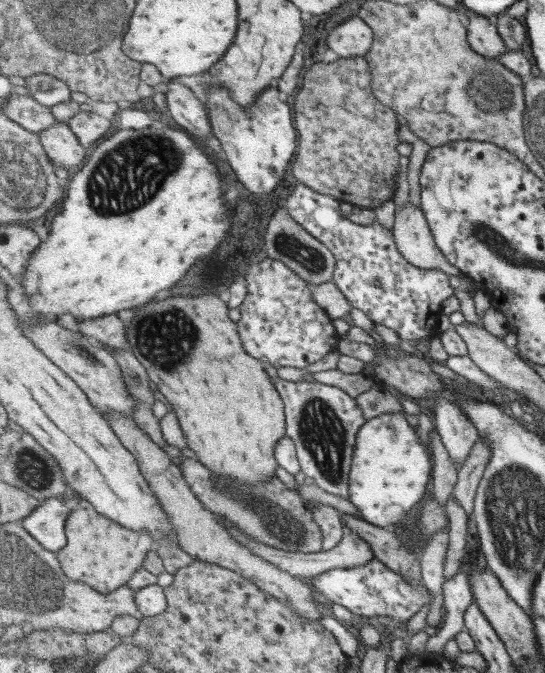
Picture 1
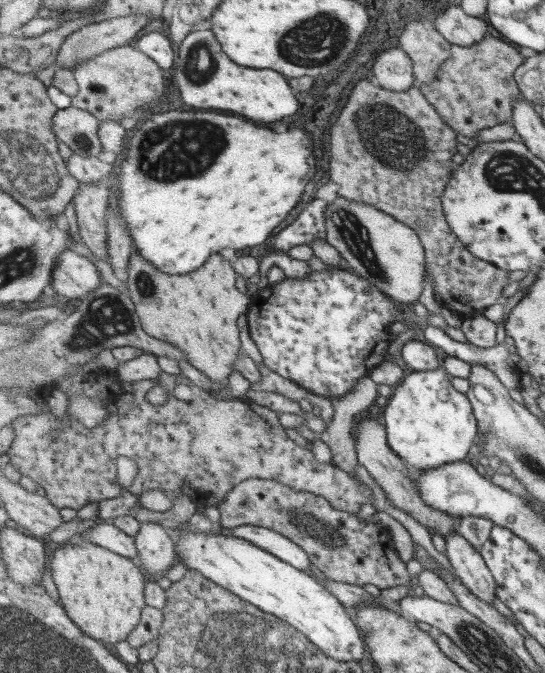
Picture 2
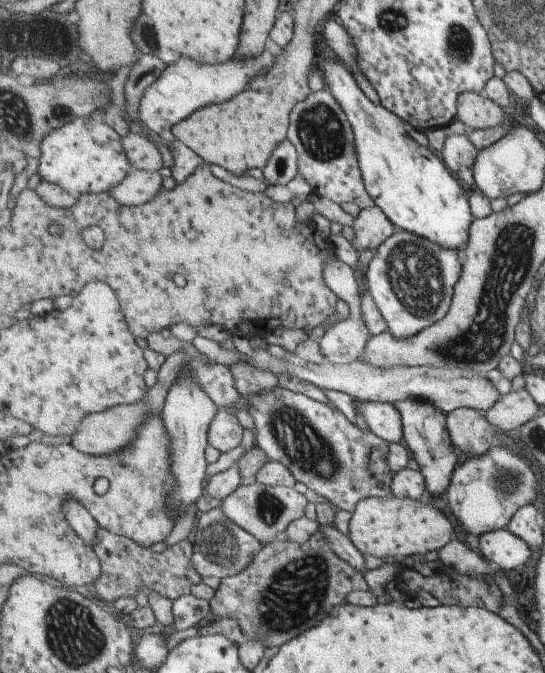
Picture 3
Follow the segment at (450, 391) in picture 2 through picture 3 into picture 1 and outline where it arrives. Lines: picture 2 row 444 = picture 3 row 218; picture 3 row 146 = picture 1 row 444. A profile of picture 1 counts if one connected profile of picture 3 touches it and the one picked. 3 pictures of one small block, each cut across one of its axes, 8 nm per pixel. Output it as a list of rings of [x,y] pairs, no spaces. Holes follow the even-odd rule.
[[[405,413],[376,416],[368,420],[357,435],[349,500],[366,521],[392,529],[408,519],[413,508],[427,496],[433,461],[429,443],[425,447]]]

